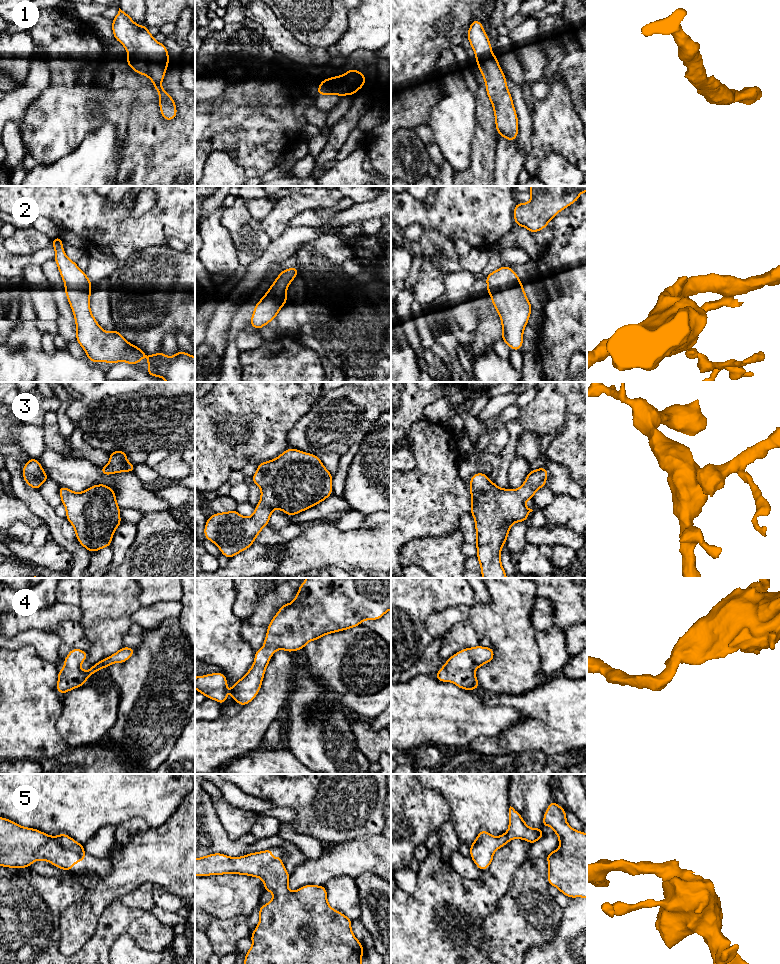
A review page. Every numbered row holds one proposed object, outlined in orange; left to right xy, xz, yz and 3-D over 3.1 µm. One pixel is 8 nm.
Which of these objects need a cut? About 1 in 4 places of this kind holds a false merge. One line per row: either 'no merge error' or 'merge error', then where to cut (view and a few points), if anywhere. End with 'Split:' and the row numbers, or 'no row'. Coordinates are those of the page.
1: no merge error; cut none
2: no merge error; cut none
3: no merge error; cut none
4: no merge error; cut none
5: no merge error; cut none
Split: no row

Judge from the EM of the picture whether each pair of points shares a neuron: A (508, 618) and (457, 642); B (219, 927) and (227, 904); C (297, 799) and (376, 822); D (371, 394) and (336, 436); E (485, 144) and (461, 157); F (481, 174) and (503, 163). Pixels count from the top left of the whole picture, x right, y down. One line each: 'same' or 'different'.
A: different
B: different
C: same
D: same
E: different
F: different

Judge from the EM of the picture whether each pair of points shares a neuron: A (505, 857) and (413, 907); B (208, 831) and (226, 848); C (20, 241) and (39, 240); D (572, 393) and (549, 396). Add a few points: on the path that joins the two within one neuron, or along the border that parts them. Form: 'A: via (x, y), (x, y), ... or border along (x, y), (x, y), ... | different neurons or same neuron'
A: via (492, 883), (475, 899), (444, 899), (439, 904) | same neuron
B: via (212, 835), (222, 844) | same neuron
C: via (25, 241), (34, 240) | same neuron
D: border along (558, 392), (565, 401), (565, 417) | different neurons

